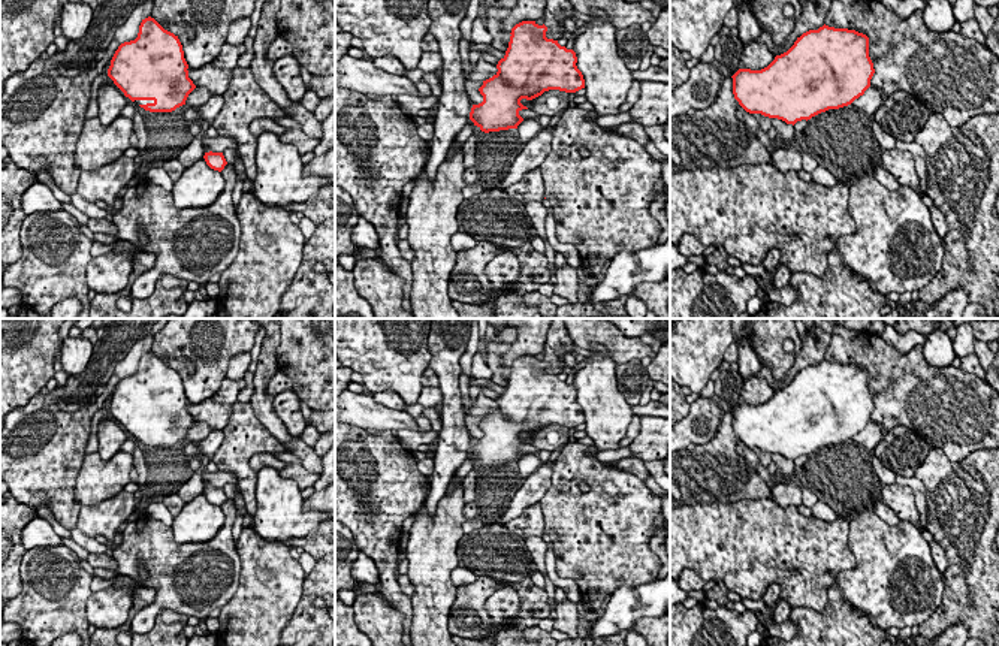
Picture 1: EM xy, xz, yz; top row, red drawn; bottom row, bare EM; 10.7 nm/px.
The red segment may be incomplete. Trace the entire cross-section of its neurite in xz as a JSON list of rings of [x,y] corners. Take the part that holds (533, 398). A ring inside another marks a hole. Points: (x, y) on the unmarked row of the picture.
[[[522,356],[511,363],[505,390],[498,407],[479,423],[483,437],[473,440],[470,455],[482,467],[517,464],[519,450],[528,444],[522,434],[532,435],[549,425],[576,428],[585,423],[573,384],[546,372],[547,362]]]

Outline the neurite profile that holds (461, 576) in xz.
[[[456,567],[450,576],[456,588],[471,585],[477,580],[477,576],[473,571],[462,567]]]

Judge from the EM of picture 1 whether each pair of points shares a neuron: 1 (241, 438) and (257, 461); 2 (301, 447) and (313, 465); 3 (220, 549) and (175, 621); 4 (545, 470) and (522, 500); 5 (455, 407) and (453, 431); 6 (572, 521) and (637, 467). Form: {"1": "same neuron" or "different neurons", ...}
{"1": "different neurons", "2": "same neuron", "3": "different neurons", "4": "same neuron", "5": "same neuron", "6": "different neurons"}

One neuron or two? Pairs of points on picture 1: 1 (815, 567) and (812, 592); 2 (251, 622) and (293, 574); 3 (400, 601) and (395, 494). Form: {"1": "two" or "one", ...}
{"1": "one", "2": "one", "3": "one"}

